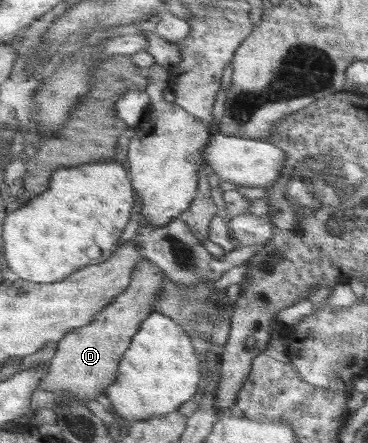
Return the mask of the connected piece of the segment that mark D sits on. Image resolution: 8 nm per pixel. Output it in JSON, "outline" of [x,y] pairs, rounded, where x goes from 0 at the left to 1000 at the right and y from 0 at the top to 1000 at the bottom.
{"outline":[[[394,582],[375,591],[359,609],[356,637],[334,661],[321,664],[291,691],[283,691],[280,700],[255,713],[253,727],[242,727],[236,736],[188,747],[177,761],[158,770],[155,790],[133,813],[130,837],[103,862],[103,878],[149,880],[149,885],[171,885],[177,889],[193,887],[231,903],[258,901],[269,889],[285,892],[288,876],[302,871],[313,858],[323,815],[351,786],[356,765],[378,745],[383,731],[413,707],[413,695],[438,664],[446,625],[448,619],[440,614],[440,607],[405,585]]]}

